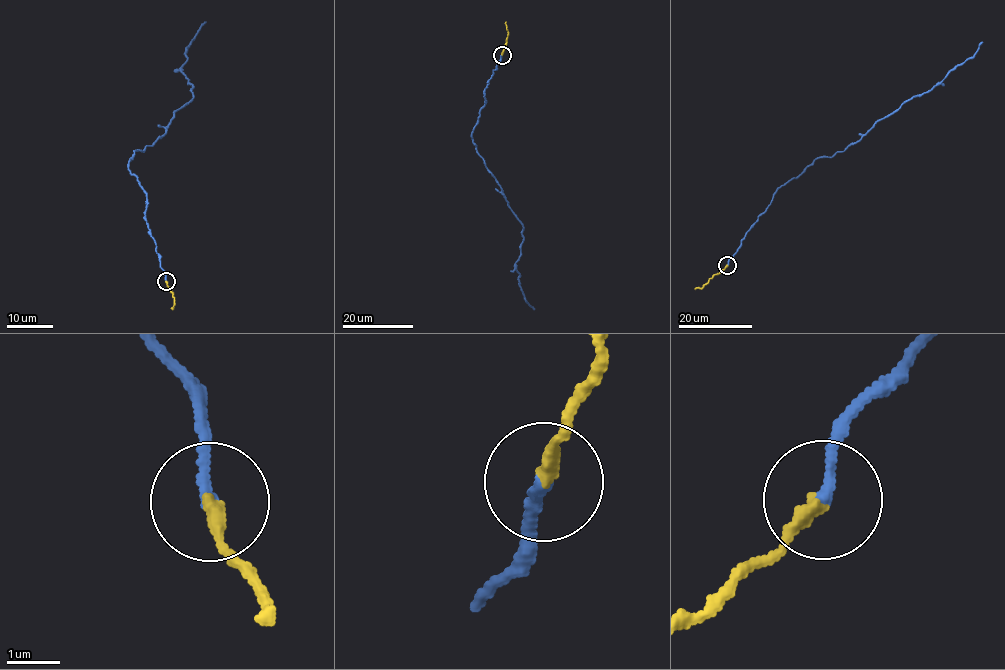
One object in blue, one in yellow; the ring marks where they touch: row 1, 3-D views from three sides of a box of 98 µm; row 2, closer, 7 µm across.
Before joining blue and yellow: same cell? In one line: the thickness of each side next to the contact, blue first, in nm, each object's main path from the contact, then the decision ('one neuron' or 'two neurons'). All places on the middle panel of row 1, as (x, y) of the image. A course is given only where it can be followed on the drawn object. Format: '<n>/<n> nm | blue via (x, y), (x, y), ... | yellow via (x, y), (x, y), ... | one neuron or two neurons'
220/280 nm | blue via (501, 54), (484, 91), (484, 106), (471, 137), (522, 224), (515, 269), (524, 299), (534, 309) | yellow via (501, 54), (508, 34), (506, 21) | one neuron

